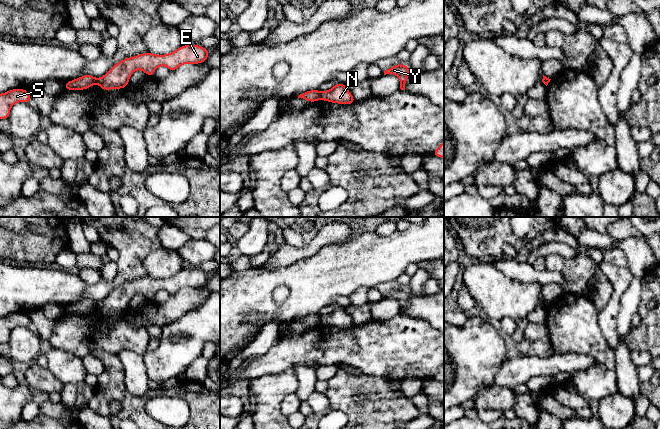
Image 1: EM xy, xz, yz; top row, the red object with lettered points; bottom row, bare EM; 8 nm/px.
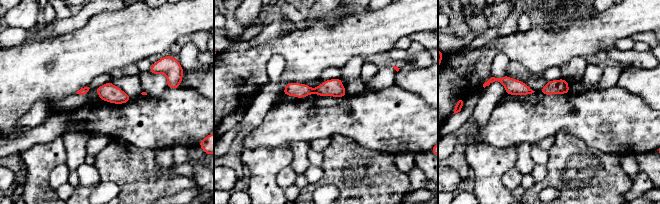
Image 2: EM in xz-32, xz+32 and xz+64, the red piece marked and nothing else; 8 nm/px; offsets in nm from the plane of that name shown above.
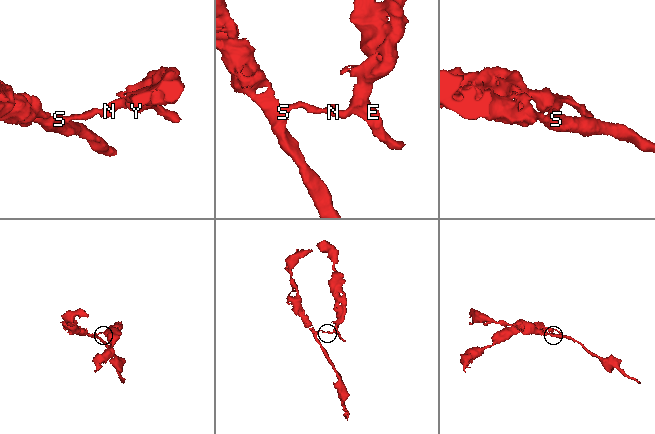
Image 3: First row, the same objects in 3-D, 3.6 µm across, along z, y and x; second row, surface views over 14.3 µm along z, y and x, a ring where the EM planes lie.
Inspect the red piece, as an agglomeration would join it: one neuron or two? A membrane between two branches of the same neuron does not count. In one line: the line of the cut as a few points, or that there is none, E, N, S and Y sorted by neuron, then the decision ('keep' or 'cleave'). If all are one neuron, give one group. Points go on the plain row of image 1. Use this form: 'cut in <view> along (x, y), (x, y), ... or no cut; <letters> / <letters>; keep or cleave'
cut in xz along (319, 316), (320, 321); E N Y / S; cleave

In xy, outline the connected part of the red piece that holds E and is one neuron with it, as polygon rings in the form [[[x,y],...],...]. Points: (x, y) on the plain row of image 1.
[[[183,269],[163,279],[144,276],[117,286],[105,299],[97,302],[96,307],[103,314],[122,313],[128,310],[135,294],[141,294],[151,301],[159,290],[166,290],[170,295],[174,295],[183,288],[206,286],[208,279],[209,274],[201,269]]]

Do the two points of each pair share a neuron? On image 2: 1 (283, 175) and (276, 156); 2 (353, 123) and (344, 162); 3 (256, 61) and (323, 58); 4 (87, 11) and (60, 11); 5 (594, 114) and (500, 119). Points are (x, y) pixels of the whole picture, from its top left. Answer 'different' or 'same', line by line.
1: different
2: different
3: same
4: different
5: same

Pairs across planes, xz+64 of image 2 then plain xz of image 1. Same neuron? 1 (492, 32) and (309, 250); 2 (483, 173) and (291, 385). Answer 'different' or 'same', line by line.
1: same
2: same

